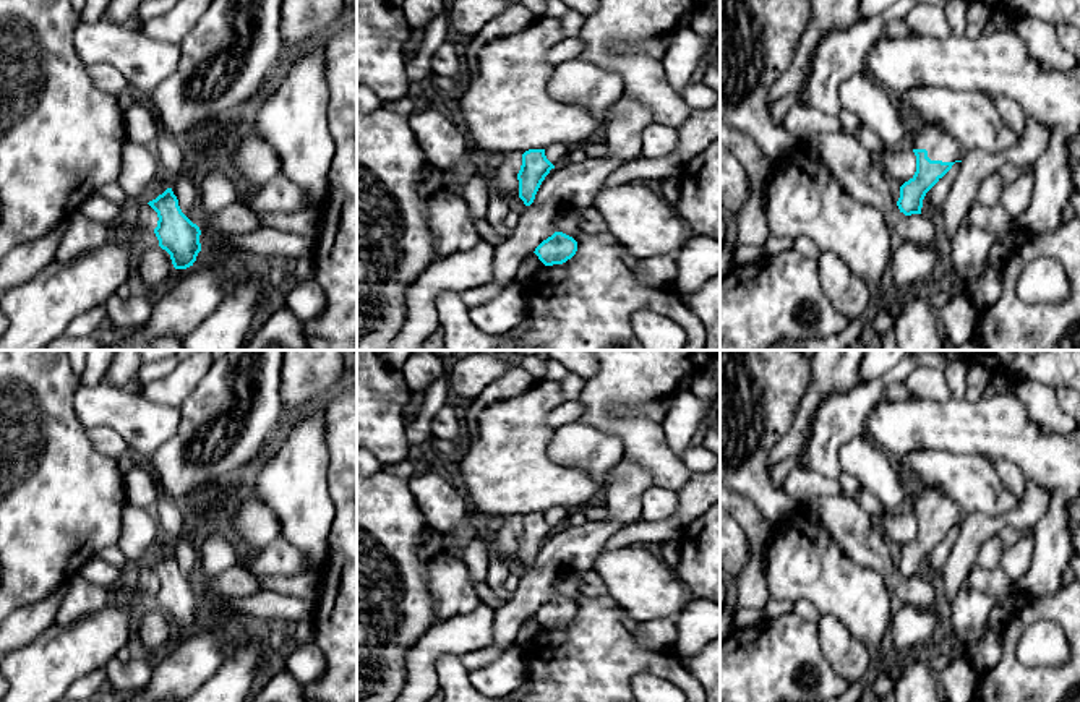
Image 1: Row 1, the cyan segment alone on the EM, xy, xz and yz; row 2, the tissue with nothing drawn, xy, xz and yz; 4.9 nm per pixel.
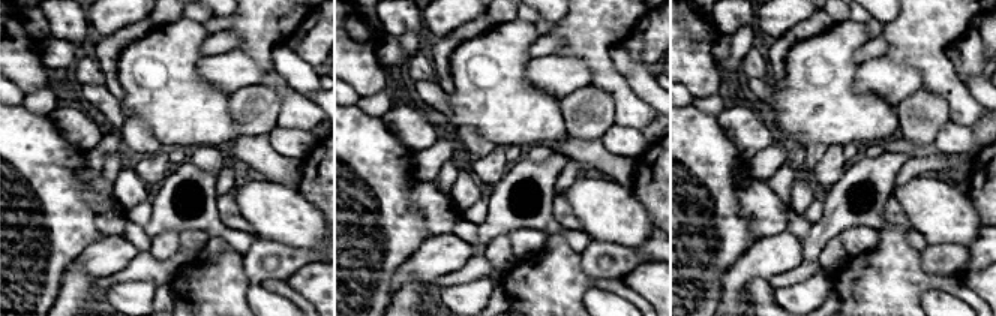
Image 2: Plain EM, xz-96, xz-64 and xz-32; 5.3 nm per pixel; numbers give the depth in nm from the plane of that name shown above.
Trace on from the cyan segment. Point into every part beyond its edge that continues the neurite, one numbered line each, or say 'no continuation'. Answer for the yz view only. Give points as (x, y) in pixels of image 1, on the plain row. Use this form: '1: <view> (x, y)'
1: yz (941, 509)

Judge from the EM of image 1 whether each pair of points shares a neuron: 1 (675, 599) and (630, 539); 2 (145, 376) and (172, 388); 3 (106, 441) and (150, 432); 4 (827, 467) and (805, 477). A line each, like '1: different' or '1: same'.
1: different
2: different
3: different
4: different

